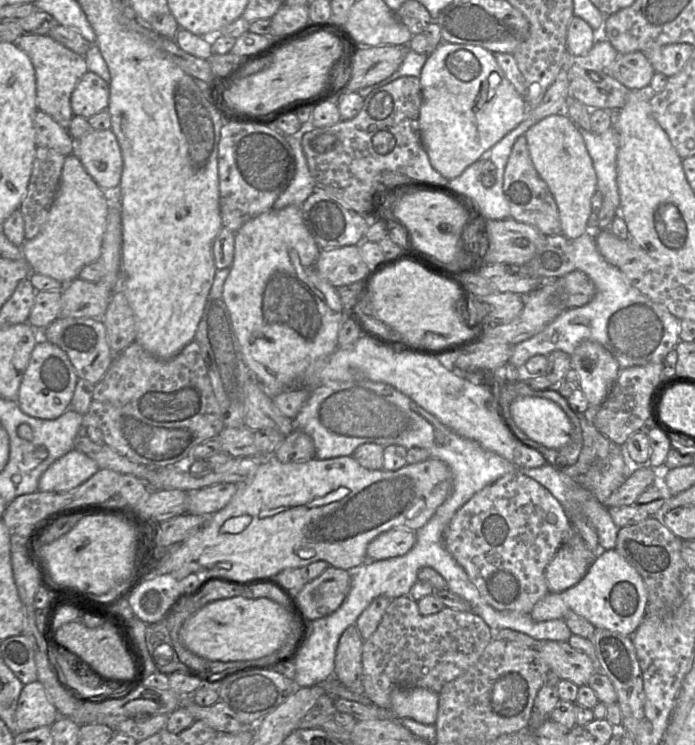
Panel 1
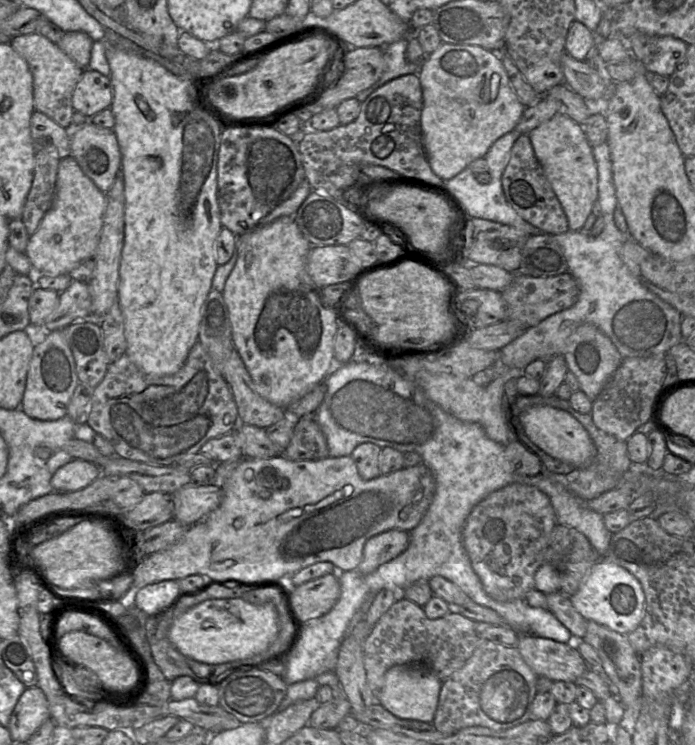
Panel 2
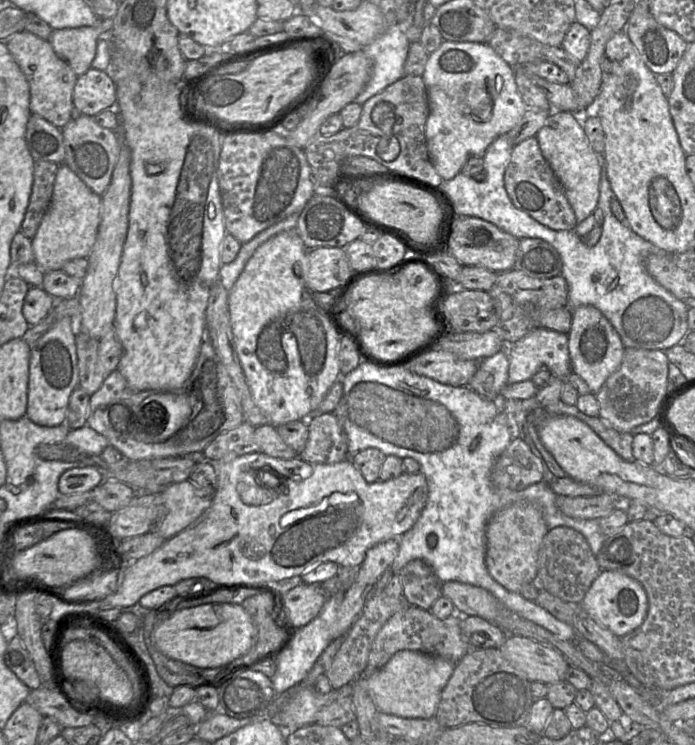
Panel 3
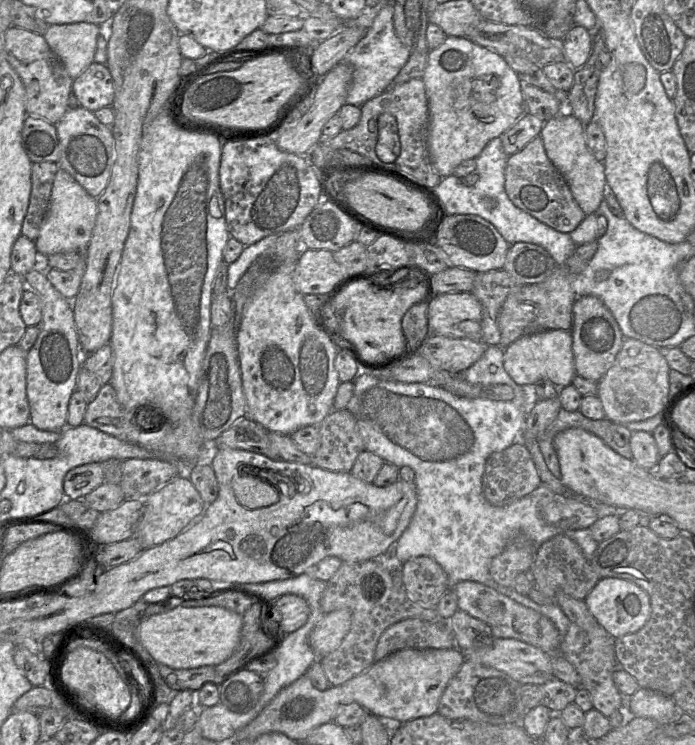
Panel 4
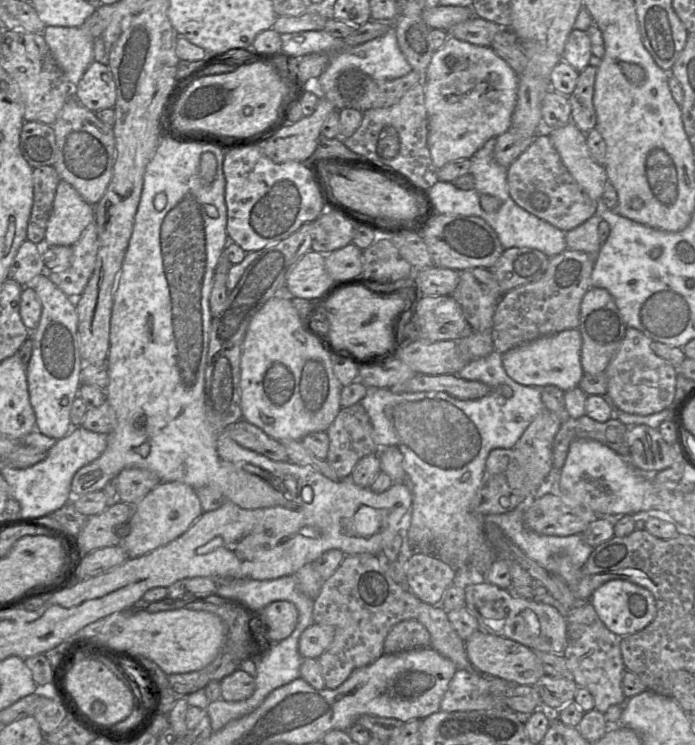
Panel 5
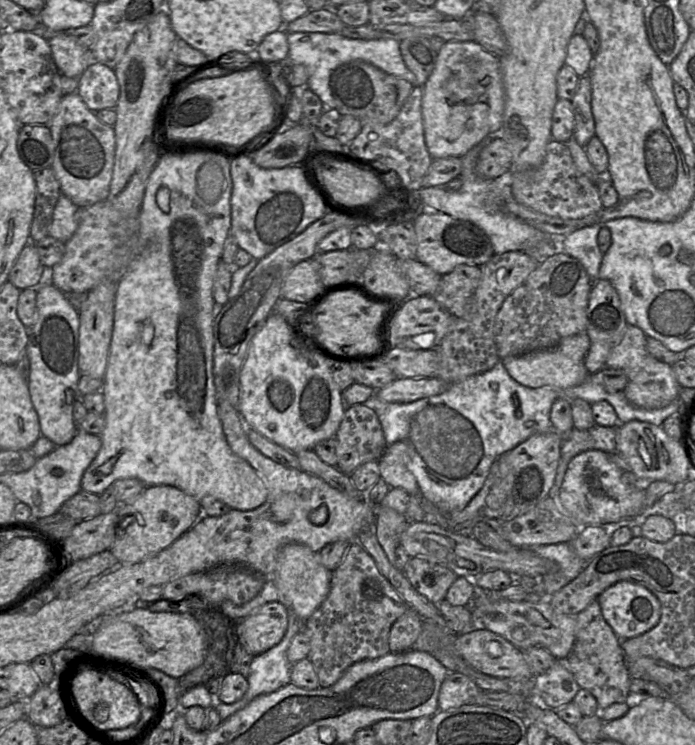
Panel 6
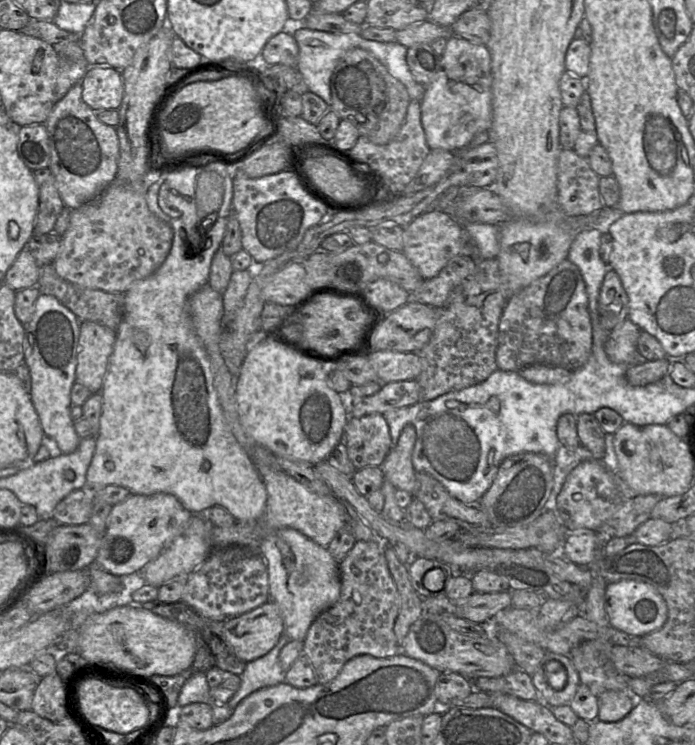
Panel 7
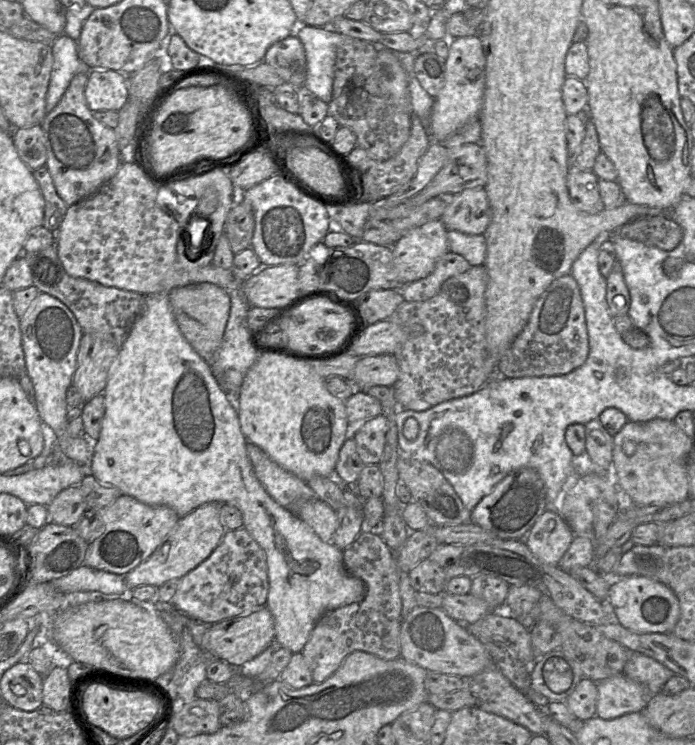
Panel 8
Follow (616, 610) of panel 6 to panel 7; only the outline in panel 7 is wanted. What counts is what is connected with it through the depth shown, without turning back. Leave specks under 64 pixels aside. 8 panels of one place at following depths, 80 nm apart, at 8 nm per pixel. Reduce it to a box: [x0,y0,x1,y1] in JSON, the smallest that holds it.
[605,580,667,637]

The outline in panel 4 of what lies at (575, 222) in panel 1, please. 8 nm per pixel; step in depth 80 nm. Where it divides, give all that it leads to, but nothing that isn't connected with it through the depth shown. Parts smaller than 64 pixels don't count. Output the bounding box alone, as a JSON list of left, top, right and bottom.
[540,111,606,215]

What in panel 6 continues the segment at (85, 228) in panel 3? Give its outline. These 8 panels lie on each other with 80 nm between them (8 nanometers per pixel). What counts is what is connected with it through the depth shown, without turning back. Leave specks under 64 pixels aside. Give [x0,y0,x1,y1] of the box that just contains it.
[49,194,79,243]

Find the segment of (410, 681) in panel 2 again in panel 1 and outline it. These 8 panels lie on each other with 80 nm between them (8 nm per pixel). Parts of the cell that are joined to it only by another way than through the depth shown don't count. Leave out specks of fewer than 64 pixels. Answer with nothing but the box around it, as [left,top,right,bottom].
[390,688,439,724]

